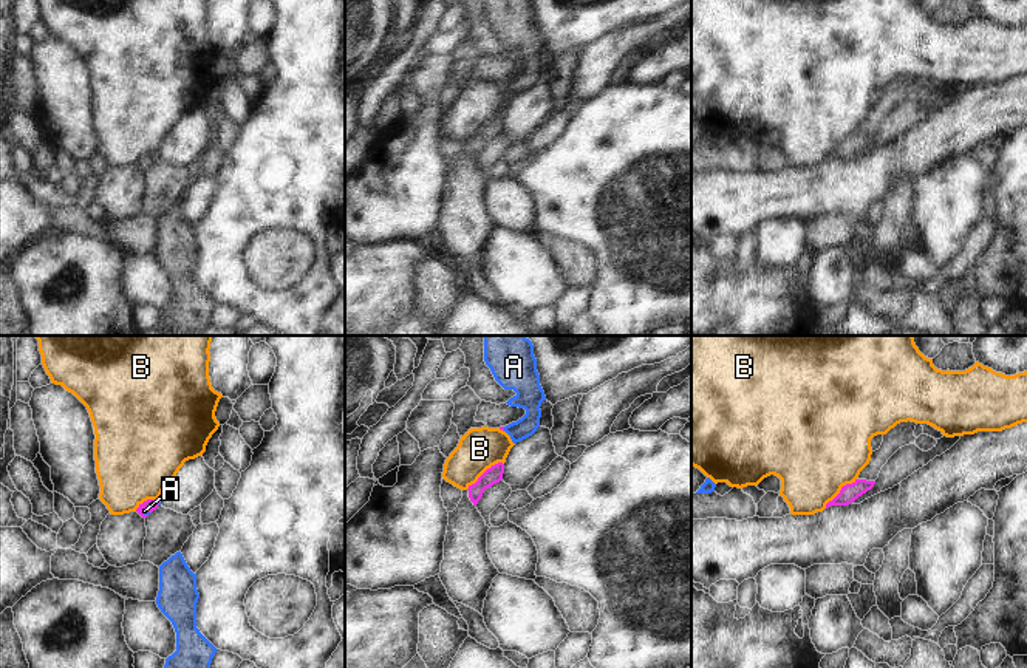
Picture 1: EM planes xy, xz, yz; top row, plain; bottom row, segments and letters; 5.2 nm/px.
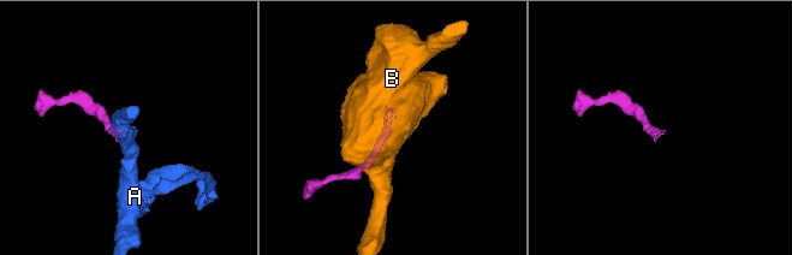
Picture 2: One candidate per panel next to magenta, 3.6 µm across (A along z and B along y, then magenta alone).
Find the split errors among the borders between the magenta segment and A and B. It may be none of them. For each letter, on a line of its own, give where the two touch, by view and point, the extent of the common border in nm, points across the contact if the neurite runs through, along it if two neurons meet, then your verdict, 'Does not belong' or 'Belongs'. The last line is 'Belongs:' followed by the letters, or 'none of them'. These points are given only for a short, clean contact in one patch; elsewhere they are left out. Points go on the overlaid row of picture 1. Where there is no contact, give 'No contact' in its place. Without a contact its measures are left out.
A: Touches magenta at xy (146, 507). Shared border 60 nm. Path across: xy (152, 504), (146, 507), (144, 511). Belongs
B: Touches magenta at xz (484, 472). Shared border 240 nm. Does not belong
Belongs: A.

